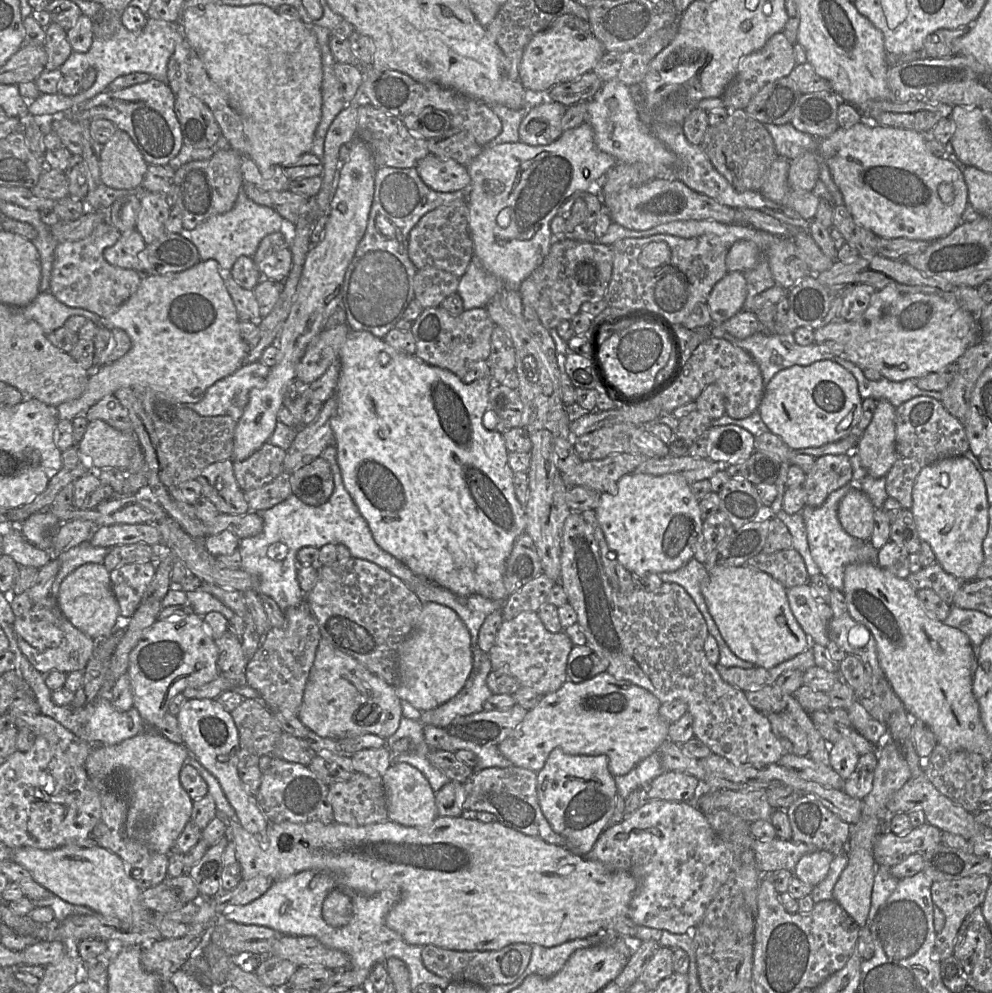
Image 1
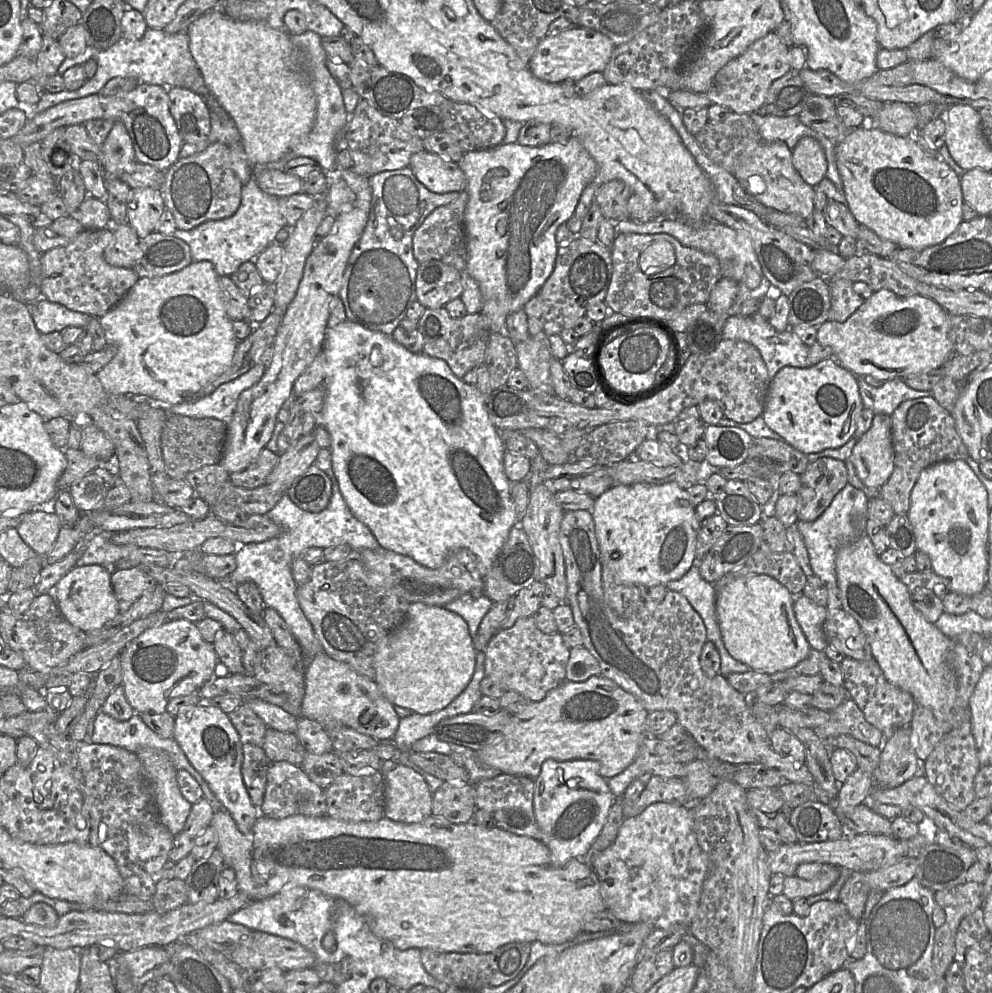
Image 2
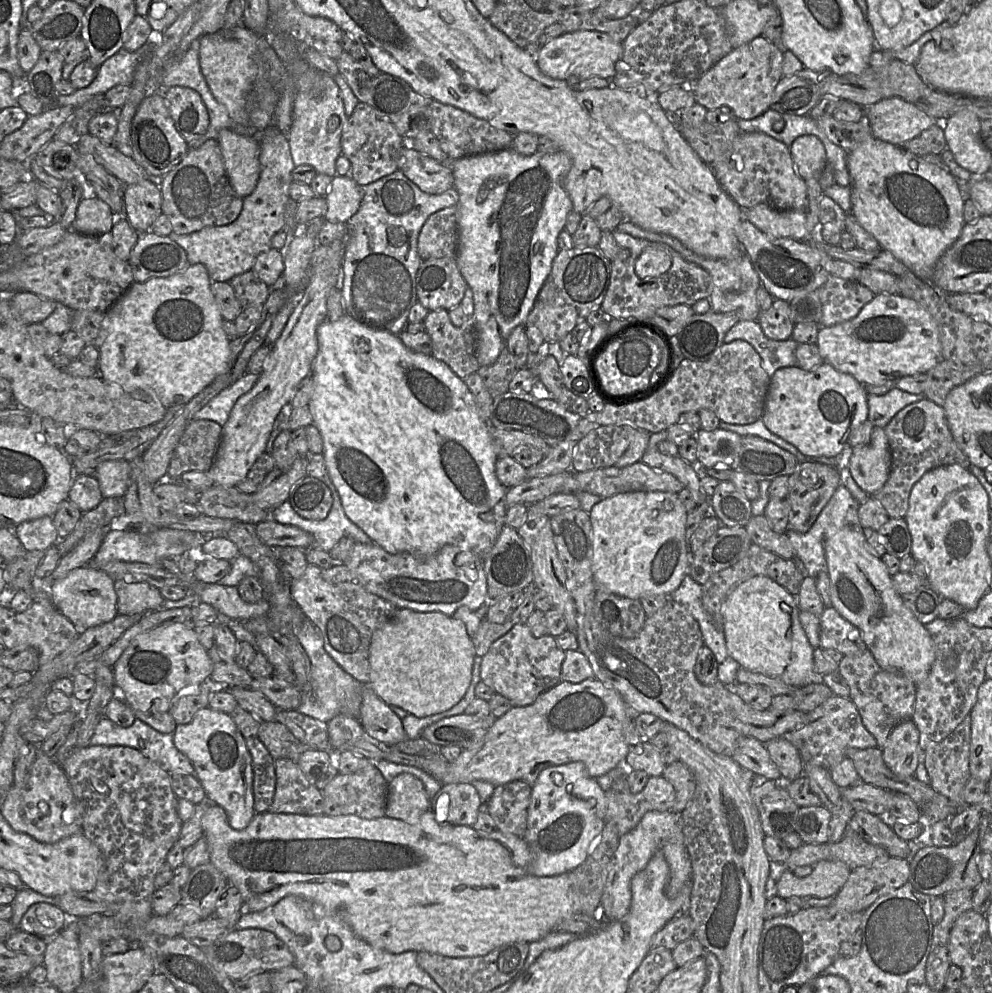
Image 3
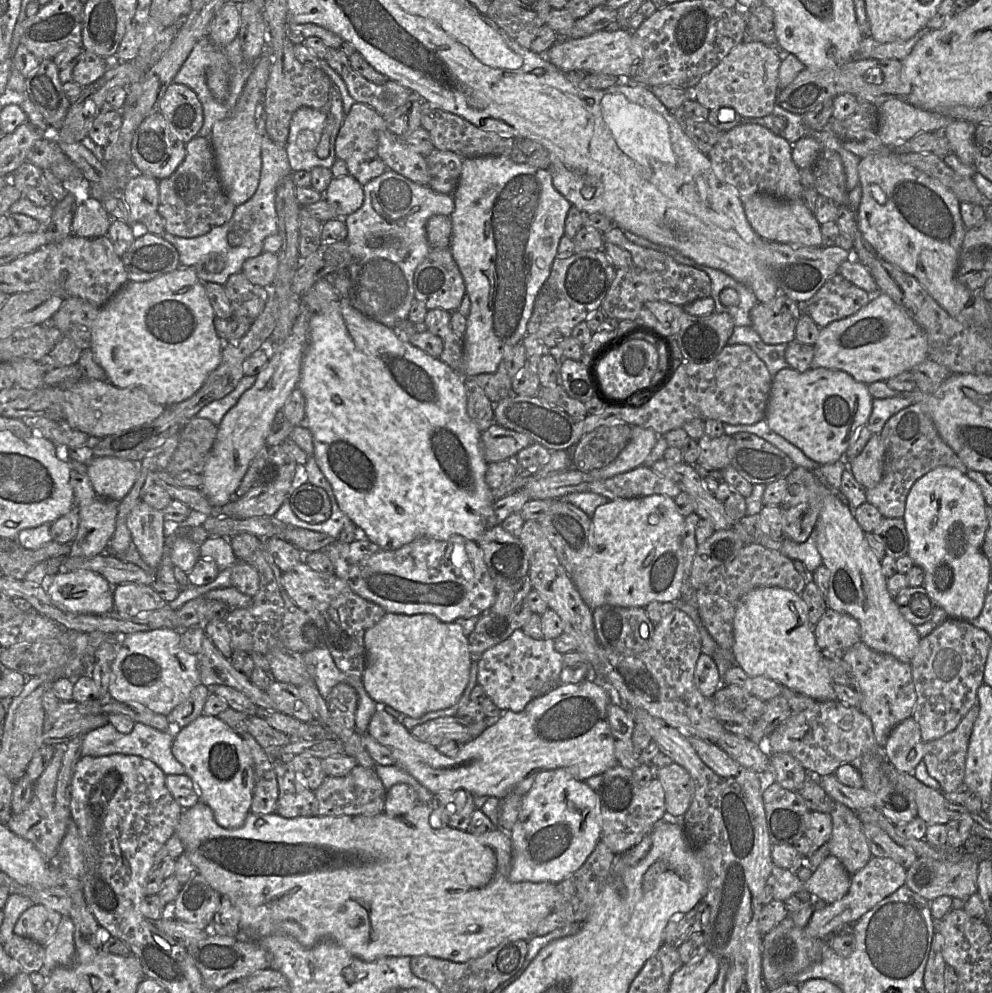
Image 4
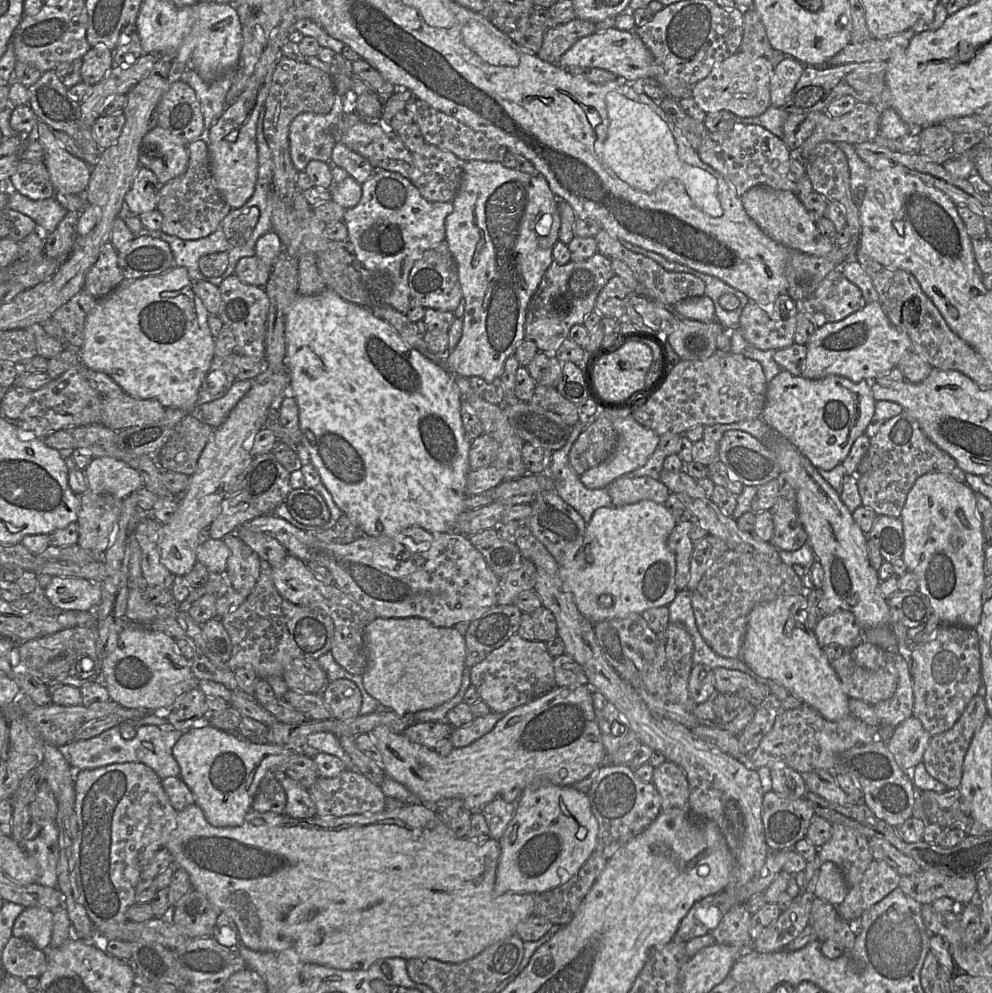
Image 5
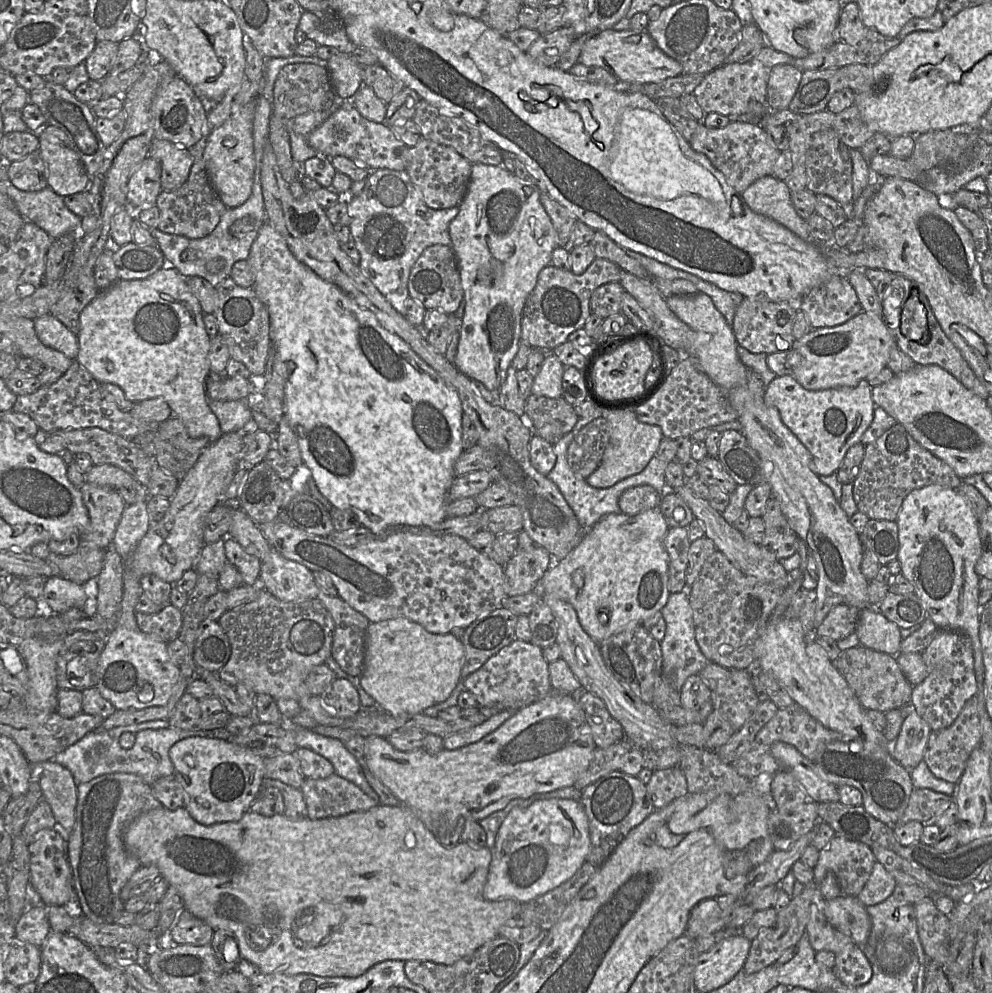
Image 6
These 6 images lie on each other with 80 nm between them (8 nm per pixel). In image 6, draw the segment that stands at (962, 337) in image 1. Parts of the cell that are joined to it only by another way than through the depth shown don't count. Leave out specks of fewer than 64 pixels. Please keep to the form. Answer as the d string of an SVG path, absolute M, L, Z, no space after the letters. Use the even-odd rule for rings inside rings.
M861 311L843 324L813 329L800 339L795 339L792 349L800 354L801 360L792 377L805 389L811 391L856 386L871 374L877 374L886 367L893 347L897 347L882 315Z

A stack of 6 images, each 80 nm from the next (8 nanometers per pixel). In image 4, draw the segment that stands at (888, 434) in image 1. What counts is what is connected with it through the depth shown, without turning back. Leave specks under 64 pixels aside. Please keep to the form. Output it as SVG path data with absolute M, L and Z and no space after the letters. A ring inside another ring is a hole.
M872 434L863 450L849 463L849 471L865 489L875 487L883 475L884 444L879 434Z

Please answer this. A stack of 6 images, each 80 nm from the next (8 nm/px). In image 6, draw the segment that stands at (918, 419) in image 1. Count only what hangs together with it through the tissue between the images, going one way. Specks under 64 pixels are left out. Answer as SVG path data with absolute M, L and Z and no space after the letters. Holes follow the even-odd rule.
M897 422L865 446L859 473L853 481L853 496L858 511L869 519L896 521L905 497L914 489L931 484L957 489L961 483L962 479L947 463L923 448Z

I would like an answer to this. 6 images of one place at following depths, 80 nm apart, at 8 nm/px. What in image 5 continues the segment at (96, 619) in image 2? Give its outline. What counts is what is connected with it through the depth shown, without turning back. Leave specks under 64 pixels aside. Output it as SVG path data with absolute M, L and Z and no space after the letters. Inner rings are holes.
M54 576L44 589L44 595L53 607L63 611L93 611L101 601L101 583Z

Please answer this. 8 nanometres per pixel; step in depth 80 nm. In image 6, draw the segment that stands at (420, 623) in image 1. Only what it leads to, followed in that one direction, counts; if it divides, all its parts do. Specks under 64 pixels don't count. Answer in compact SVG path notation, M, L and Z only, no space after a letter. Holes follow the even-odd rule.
M407 618L368 625L361 686L391 716L418 714L445 701L461 678L465 650L453 634L433 634Z

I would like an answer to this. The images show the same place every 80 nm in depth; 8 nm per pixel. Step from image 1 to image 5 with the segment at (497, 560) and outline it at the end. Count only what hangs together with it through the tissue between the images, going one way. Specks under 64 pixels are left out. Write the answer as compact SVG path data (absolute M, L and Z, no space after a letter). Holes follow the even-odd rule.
M329 288L313 296L298 295L286 317L285 338L289 392L295 396L299 407L301 444L309 453L311 464L343 514L356 524L361 534L371 537L394 536L414 527L429 532L452 532L457 517L466 511L466 481L470 471L471 445L462 424L461 396L452 375L418 350L409 347L398 332L388 322L377 317L371 309L346 301Z

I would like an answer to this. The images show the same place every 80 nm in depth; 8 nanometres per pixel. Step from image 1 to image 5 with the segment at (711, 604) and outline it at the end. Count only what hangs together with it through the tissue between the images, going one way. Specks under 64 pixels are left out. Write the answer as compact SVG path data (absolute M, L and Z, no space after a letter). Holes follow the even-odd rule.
M804 594L780 596L756 605L748 615L738 659L746 663L757 676L784 686L825 719L838 721L851 713L849 697L814 631L806 626L806 606Z

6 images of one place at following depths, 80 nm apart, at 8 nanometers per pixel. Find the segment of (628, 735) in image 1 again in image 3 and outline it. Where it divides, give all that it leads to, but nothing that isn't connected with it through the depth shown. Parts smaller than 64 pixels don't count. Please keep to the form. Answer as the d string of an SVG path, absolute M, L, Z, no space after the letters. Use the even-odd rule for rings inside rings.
M595 677L580 683L561 680L543 692L532 704L512 707L496 719L483 740L473 748L462 750L456 761L448 762L441 755L428 755L424 756L429 759L423 760L423 768L442 785L471 783L476 780L487 781L494 786L517 780L533 785L539 773L547 767L582 762L588 774L596 779L624 763L628 754L626 721L635 720L639 714L641 713L628 707L618 692Z

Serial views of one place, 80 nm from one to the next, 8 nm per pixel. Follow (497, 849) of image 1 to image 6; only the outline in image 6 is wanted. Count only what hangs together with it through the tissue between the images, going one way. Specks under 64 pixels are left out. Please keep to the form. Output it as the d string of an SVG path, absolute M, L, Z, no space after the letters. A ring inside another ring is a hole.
M377 805L374 808L366 812L354 812L340 817L323 818L323 819L309 819L308 817L302 819L291 819L284 814L273 815L270 817L263 816L248 810L237 822L220 822L212 825L202 825L196 822L186 808L180 807L176 810L169 810L168 808L161 806L156 809L149 810L140 814L133 819L124 829L123 843L125 849L134 857L136 857L142 866L155 865L160 872L160 877L164 878L168 885L176 887L181 893L184 899L184 908L187 909L195 917L201 919L208 924L215 932L217 930L224 930L227 935L232 936L237 942L240 958L245 959L255 965L260 972L264 974L281 973L285 975L296 974L313 974L321 977L357 977L368 971L372 966L385 960L402 960L404 962L408 960L419 961L431 961L437 964L451 965L460 959L471 955L479 947L485 943L497 938L499 936L500 928L509 920L513 918L519 918L522 904L512 899L503 899L500 901L490 901L484 898L483 891L487 882L489 866L492 860L492 851L486 846L482 848L473 848L465 842L460 842L453 847L443 846L435 835L429 831L423 822L407 807L399 806L382 806Z

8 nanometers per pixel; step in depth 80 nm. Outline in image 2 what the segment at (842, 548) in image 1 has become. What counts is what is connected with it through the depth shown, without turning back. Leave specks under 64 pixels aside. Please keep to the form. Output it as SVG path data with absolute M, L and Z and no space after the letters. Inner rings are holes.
M847 483L817 519L809 522L802 520L796 522L807 549L813 573L823 583L836 582L835 559L839 548L854 542L865 534L867 509L868 498L865 493Z

